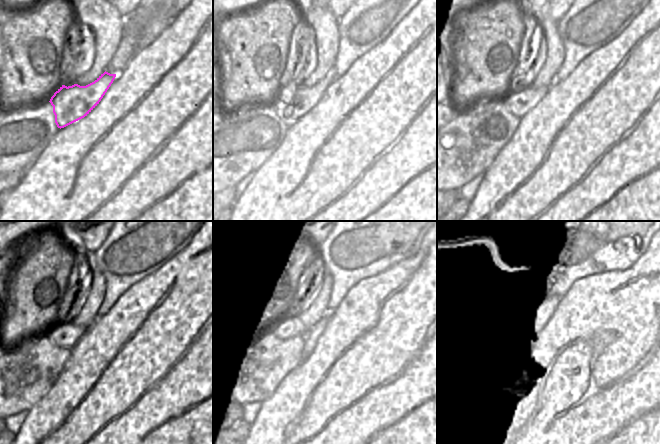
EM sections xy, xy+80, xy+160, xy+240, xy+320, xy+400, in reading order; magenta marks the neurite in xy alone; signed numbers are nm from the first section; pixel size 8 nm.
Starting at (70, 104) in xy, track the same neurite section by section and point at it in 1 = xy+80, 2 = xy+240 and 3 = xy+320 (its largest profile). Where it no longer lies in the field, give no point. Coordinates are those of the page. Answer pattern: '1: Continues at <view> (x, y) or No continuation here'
1: Continues at xy+80 (290, 104)
2: Continues at xy+240 (63, 335)
3: Continues at xy+320 (279, 335)

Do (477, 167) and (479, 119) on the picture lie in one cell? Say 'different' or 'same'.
same

